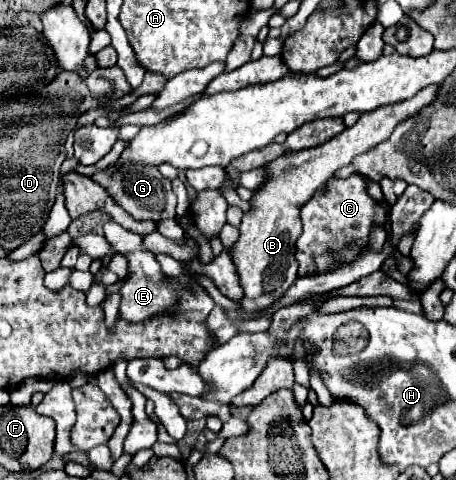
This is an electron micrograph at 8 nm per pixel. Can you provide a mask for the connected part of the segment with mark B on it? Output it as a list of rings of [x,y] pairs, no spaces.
[[[427,85],[423,91],[415,95],[415,99],[407,99],[403,103],[395,103],[391,107],[379,107],[371,113],[363,113],[359,121],[345,129],[335,139],[303,151],[287,151],[281,157],[267,163],[263,169],[267,173],[265,183],[253,191],[251,209],[245,211],[239,239],[233,245],[233,263],[243,287],[243,299],[239,301],[245,313],[267,311],[275,303],[281,301],[285,291],[297,279],[297,259],[295,259],[295,243],[301,235],[301,219],[299,209],[311,195],[323,187],[337,169],[349,165],[357,155],[373,149],[375,145],[389,139],[393,129],[405,119],[417,115],[423,107],[427,107],[437,97],[439,85]]]

